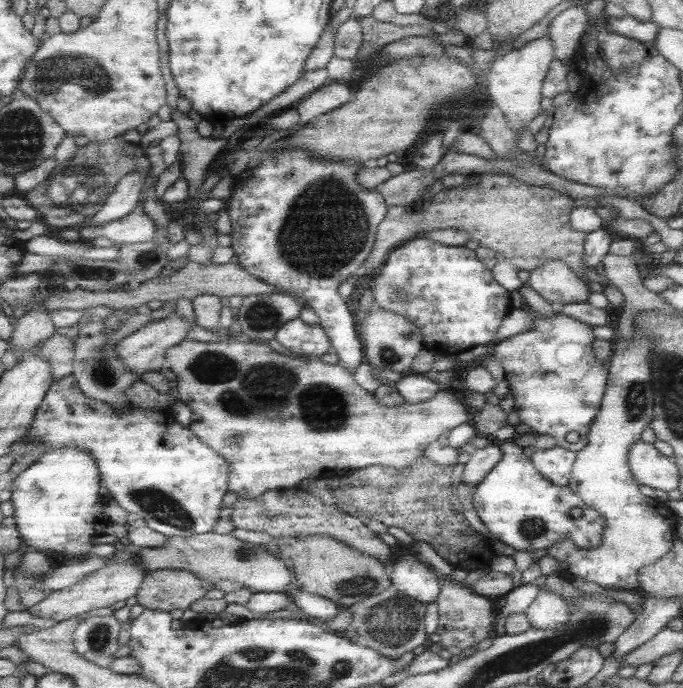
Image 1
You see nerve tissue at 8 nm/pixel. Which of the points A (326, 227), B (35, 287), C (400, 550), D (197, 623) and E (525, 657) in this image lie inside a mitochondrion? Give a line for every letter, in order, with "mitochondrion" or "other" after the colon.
A: mitochondrion
B: other
C: other
D: other
E: mitochondrion

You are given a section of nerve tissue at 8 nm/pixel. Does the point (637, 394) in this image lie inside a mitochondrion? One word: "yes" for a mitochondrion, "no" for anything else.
yes

